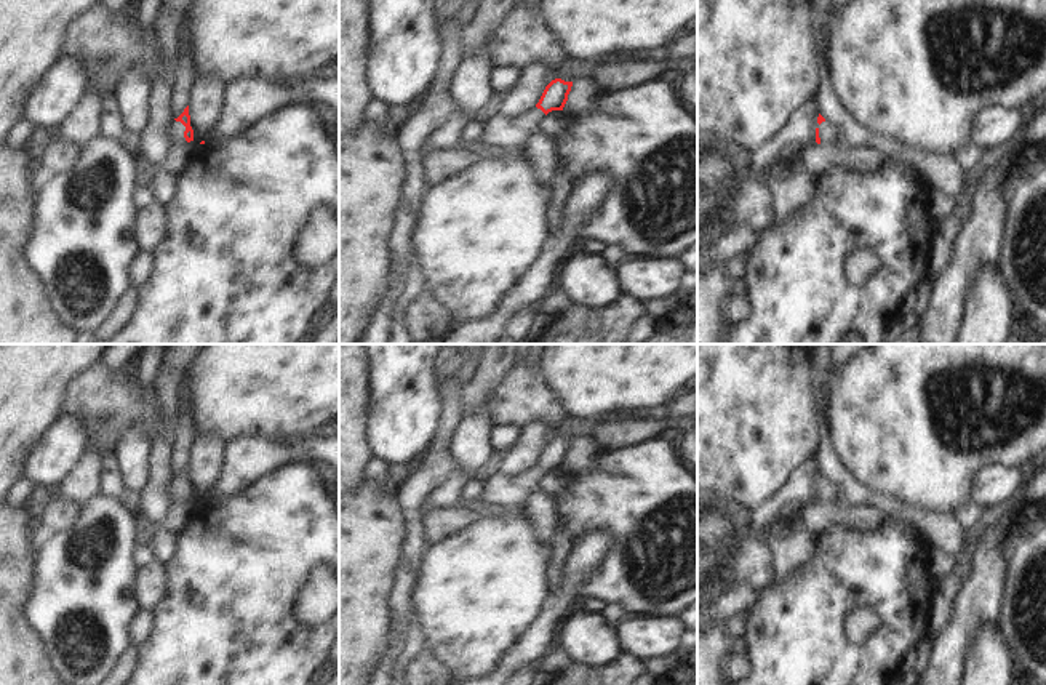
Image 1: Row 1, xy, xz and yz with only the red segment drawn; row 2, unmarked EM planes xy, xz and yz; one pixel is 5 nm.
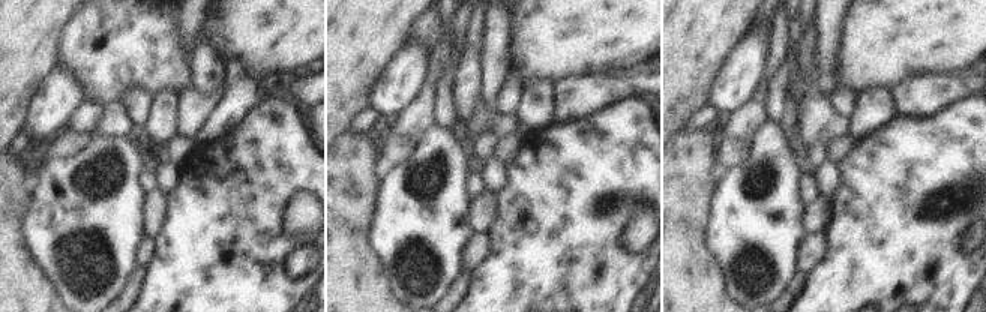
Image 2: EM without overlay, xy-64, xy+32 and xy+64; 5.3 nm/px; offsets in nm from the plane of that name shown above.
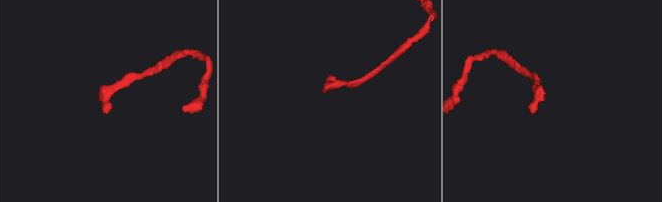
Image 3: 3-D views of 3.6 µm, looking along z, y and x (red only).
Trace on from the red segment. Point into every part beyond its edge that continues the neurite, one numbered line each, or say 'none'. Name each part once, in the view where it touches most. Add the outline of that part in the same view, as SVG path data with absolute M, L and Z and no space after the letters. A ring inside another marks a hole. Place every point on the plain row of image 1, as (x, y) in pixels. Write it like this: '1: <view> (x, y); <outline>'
1: xy (178, 488); M174 480L173 488L171 488L171 495L174 503L186 503L186 496L184 496L184 490L186 485L181 480Z

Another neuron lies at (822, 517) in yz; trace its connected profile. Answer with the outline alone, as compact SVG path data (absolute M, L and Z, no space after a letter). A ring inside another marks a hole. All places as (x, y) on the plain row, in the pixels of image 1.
M846 501L817 503L804 509L804 523L806 530L819 536L830 533L833 528L870 535L888 527L900 527L910 538L920 539L929 546L915 527L896 522L875 506L852 506Z

